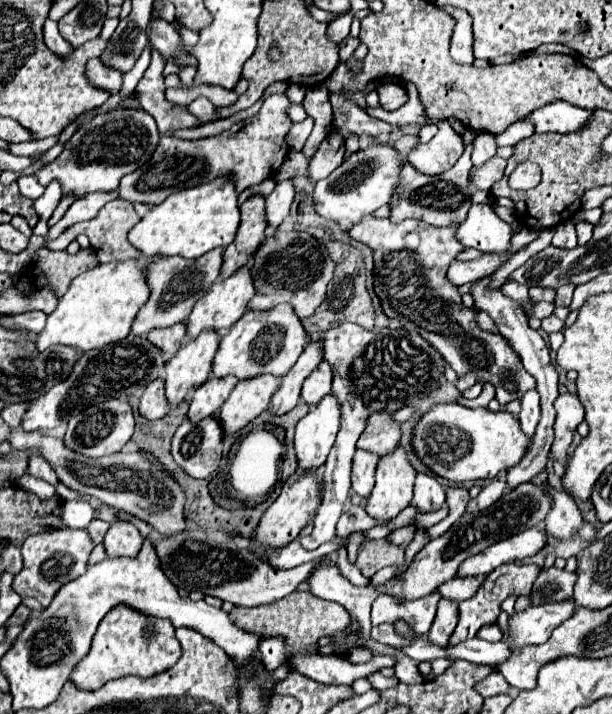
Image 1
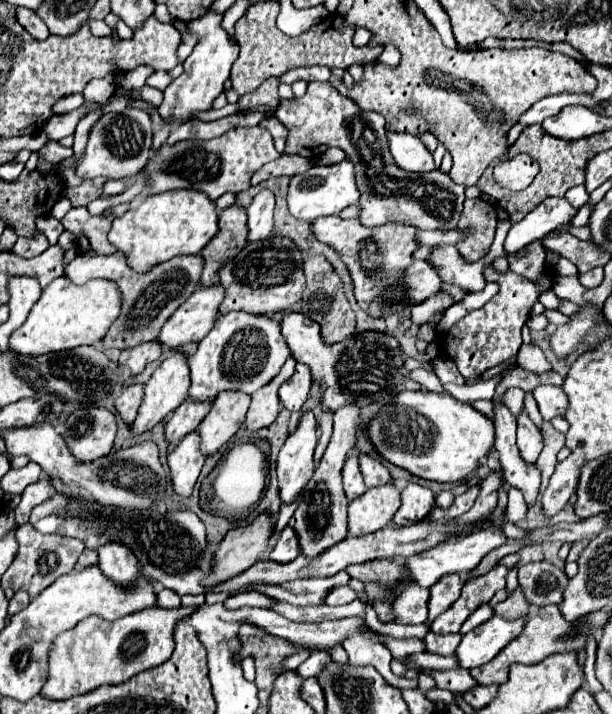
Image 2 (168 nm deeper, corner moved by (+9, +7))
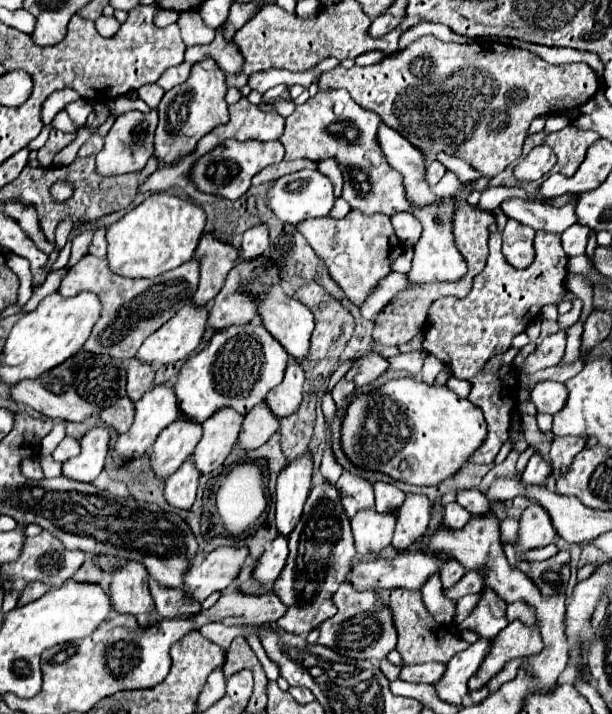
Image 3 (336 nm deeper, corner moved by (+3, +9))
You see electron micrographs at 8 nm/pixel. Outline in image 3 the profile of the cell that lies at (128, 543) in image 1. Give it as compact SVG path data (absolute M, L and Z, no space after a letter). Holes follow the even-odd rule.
M126 561L112 573L110 601L118 613L134 615L138 627L154 625L154 601L148 589L148 573L140 563Z

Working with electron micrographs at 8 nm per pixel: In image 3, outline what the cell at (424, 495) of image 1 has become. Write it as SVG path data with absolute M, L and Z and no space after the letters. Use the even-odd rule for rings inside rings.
M406 495L404 505L396 515L396 531L392 547L396 551L406 551L416 539L426 533L430 521L430 501L426 495Z

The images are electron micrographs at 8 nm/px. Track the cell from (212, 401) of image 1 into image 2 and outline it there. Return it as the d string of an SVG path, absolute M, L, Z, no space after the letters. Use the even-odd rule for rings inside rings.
M186 399L180 407L176 407L176 411L166 419L166 441L170 449L176 445L176 441L180 441L180 437L184 437L184 433L190 433L200 425L200 421L208 415L212 405L214 401Z

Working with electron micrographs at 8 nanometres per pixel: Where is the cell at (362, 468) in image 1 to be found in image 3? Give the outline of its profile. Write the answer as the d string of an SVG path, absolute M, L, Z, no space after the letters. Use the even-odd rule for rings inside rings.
M346 471L346 473L342 473L342 477L338 479L336 485L338 485L342 507L344 507L348 519L352 519L362 509L374 507L374 491L366 479Z

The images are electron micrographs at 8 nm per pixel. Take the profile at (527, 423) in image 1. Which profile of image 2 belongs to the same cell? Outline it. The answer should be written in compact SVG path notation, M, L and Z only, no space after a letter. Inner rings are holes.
M524 409L518 415L518 447L520 447L522 457L530 463L534 463L542 451L542 433L530 421Z

